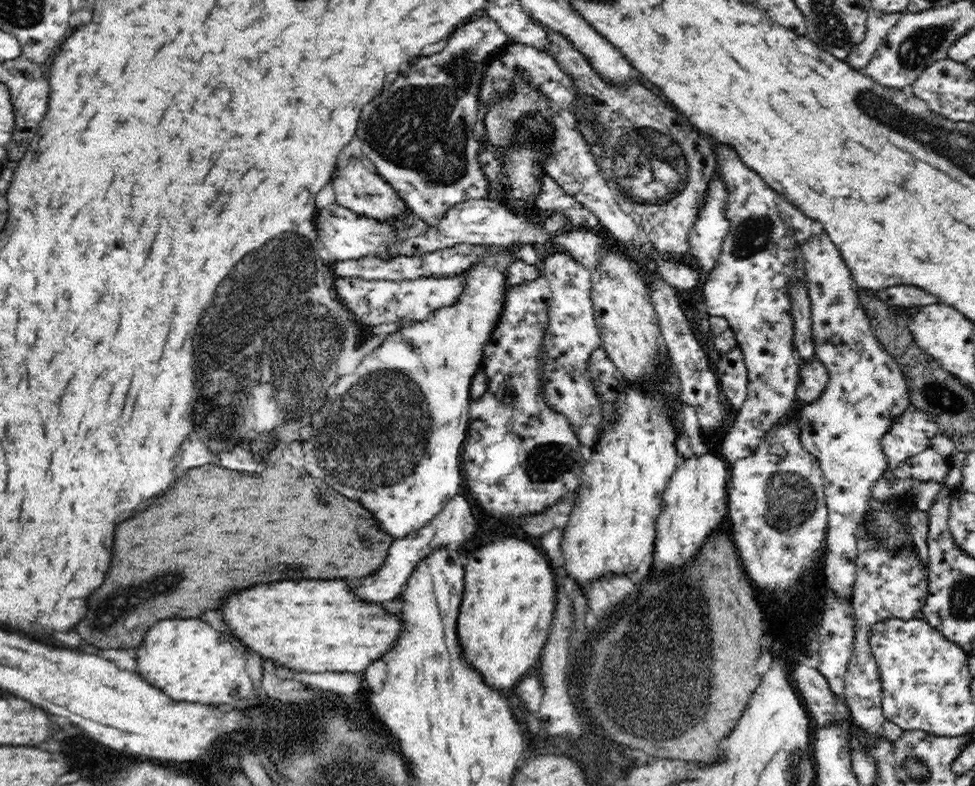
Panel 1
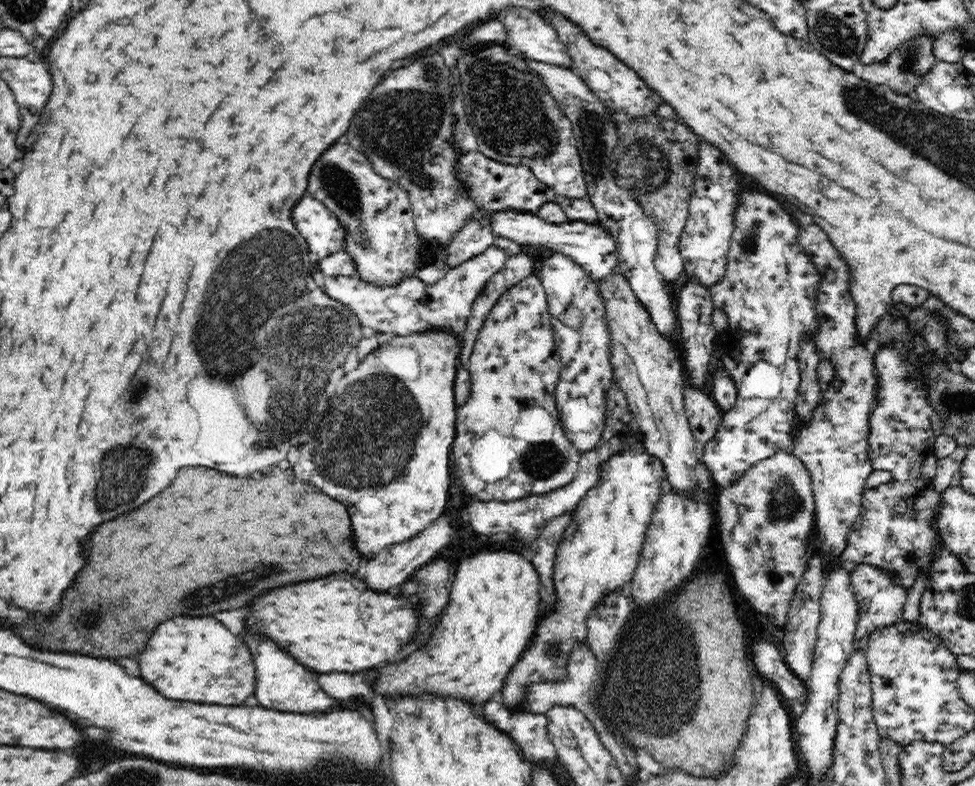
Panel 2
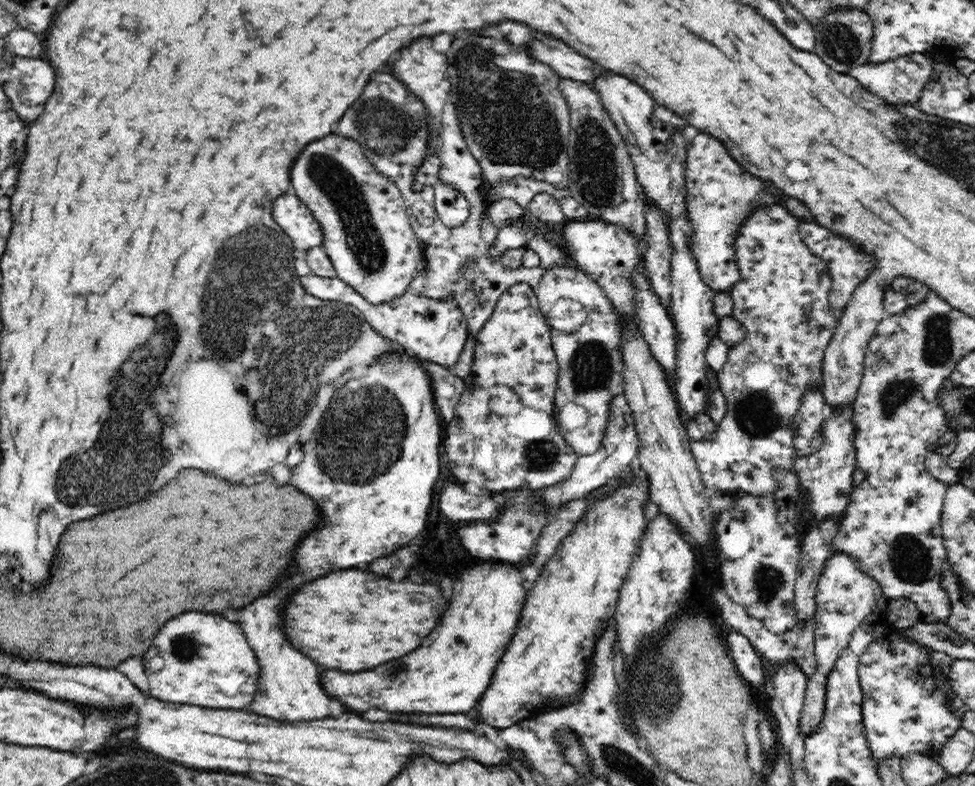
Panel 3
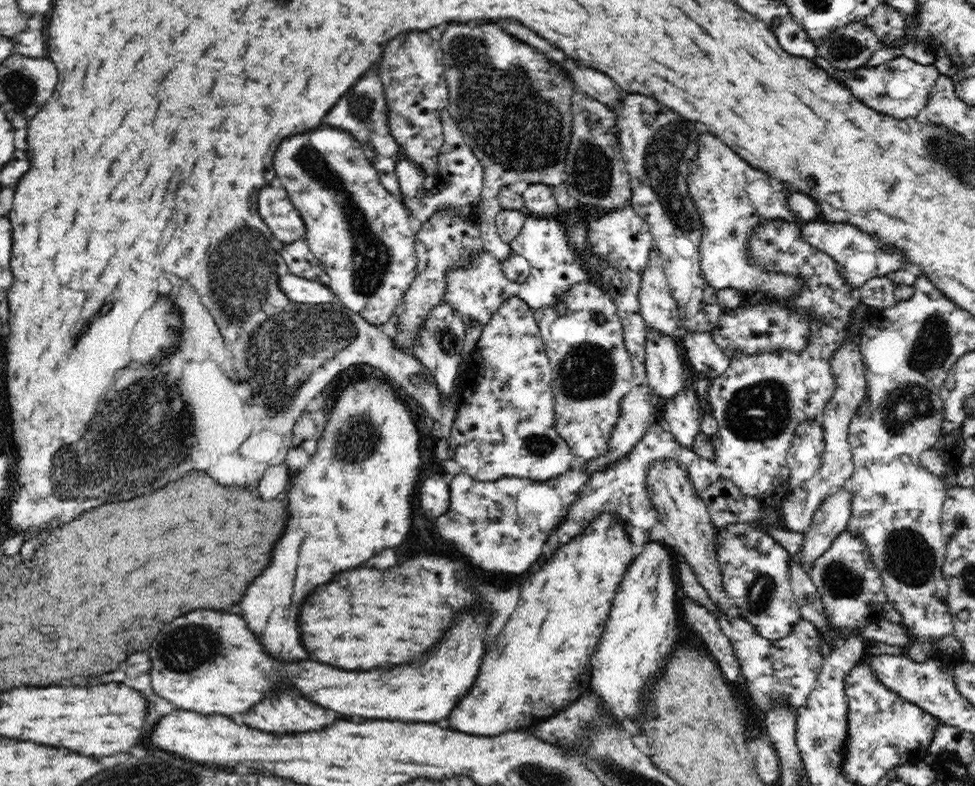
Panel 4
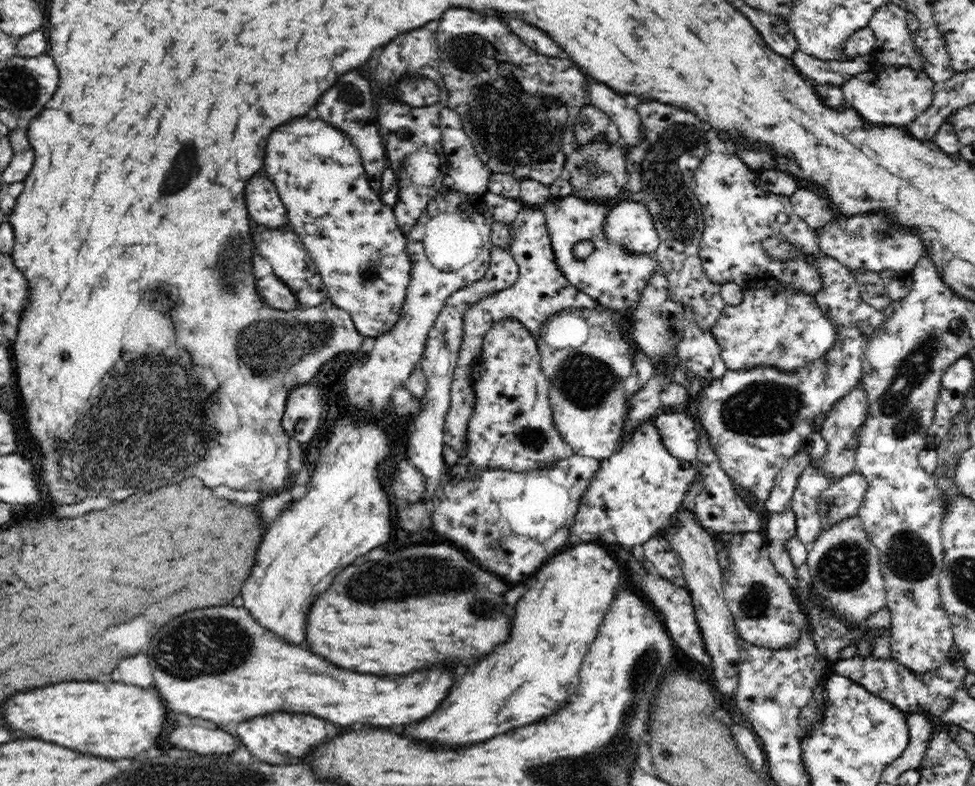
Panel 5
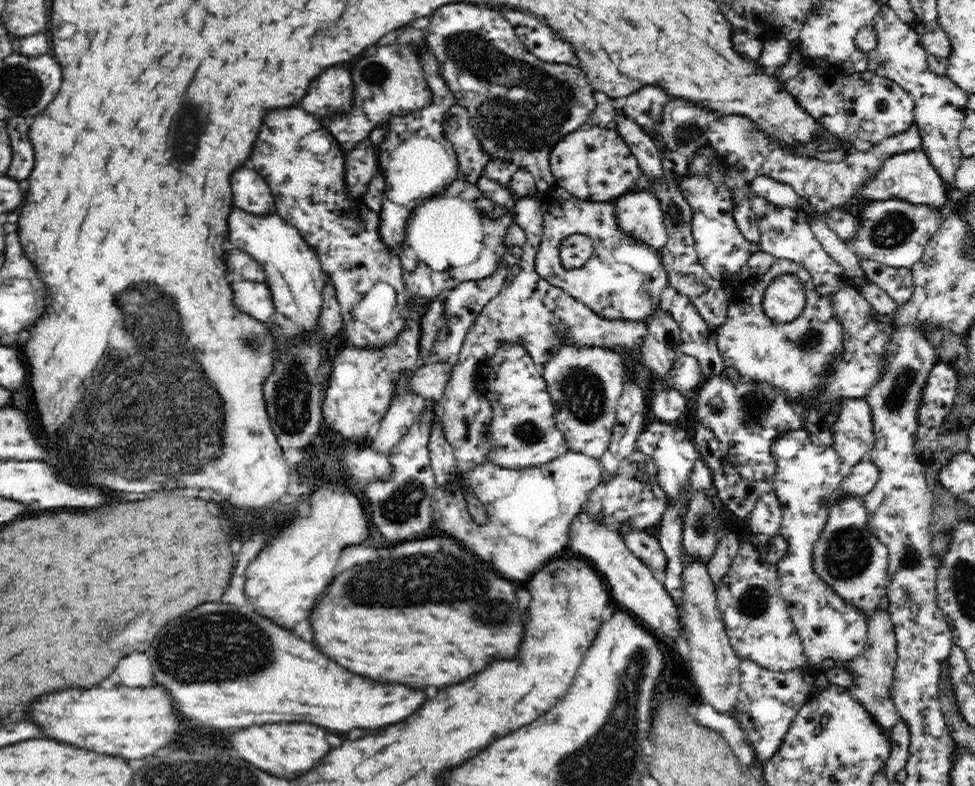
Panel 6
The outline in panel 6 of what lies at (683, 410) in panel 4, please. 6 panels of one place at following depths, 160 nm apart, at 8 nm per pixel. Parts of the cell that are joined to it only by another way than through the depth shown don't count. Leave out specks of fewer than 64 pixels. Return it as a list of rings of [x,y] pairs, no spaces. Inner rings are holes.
[[[656,420],[650,423],[650,426],[646,426],[646,430],[640,433],[636,448],[652,457],[656,465],[656,471],[658,471],[657,479],[660,488],[664,491],[669,504],[676,502],[678,496],[684,492],[684,486],[690,479],[692,468],[694,468],[694,464],[700,456],[692,436],[688,434],[688,430],[676,426],[676,422],[666,423]]]

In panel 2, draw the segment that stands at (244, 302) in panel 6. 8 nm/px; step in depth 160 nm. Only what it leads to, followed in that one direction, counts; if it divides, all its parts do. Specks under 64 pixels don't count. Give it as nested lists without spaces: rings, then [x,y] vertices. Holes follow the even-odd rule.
[[[492,245],[484,254],[478,254],[470,261],[462,262],[462,265],[450,267],[436,284],[426,284],[412,276],[404,278],[396,286],[376,286],[364,282],[357,275],[350,275],[325,276],[322,288],[328,296],[350,308],[362,326],[385,334],[386,338],[424,333],[432,329],[452,329],[452,333],[464,334],[475,298],[482,294],[486,283],[507,261],[507,253]]]

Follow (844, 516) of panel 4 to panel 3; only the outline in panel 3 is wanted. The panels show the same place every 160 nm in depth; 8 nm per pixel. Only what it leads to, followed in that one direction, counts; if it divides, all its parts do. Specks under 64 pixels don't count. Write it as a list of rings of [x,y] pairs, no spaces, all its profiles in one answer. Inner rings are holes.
[[[824,519],[807,533],[800,546],[799,575],[796,579],[794,594],[794,611],[796,611],[796,623],[812,619],[817,606],[815,601],[817,584],[825,567],[825,562],[832,555],[832,538],[840,528],[841,521],[838,519]]]

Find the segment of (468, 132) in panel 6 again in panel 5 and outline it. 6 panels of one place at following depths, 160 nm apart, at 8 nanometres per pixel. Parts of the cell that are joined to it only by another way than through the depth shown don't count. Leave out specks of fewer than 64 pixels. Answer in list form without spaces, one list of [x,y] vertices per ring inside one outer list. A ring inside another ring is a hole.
[[[450,107],[443,108],[439,125],[443,152],[448,154],[447,175],[456,178],[456,190],[466,194],[486,192],[492,171],[478,158],[462,126],[462,117]]]

